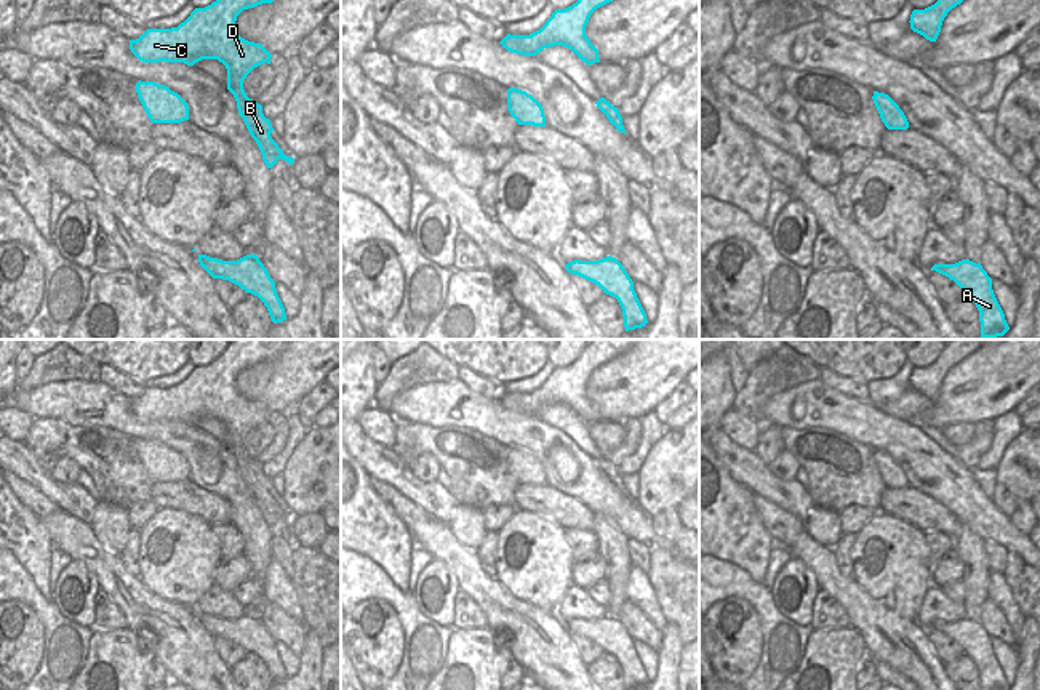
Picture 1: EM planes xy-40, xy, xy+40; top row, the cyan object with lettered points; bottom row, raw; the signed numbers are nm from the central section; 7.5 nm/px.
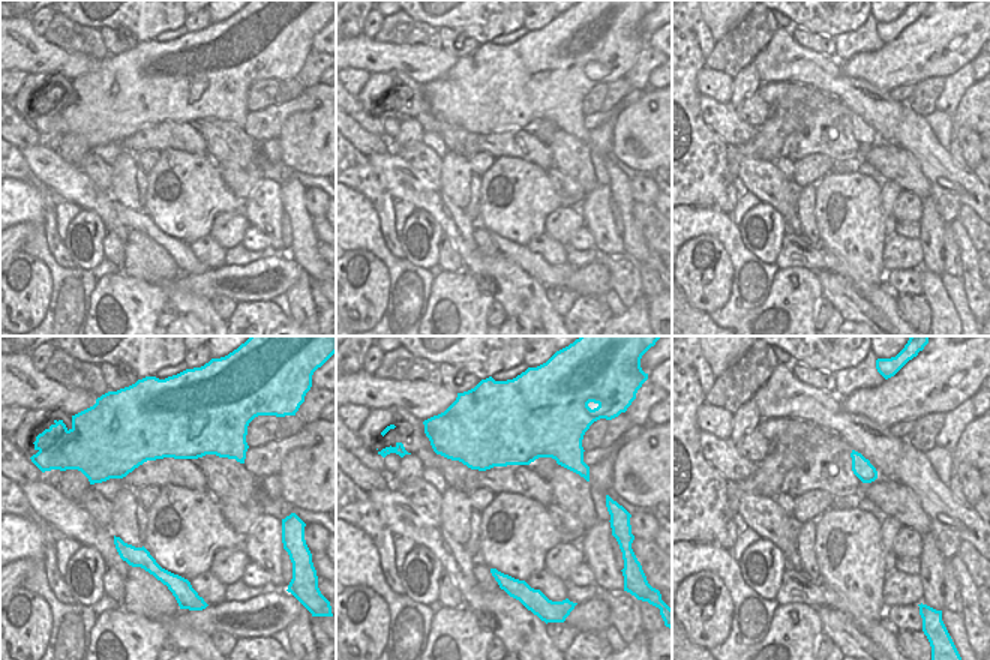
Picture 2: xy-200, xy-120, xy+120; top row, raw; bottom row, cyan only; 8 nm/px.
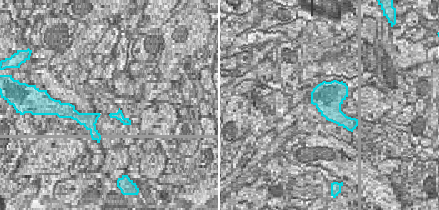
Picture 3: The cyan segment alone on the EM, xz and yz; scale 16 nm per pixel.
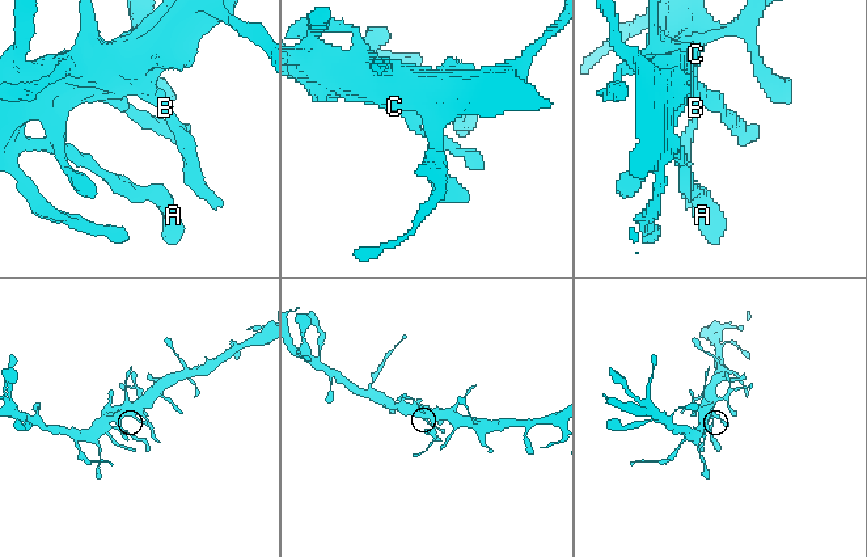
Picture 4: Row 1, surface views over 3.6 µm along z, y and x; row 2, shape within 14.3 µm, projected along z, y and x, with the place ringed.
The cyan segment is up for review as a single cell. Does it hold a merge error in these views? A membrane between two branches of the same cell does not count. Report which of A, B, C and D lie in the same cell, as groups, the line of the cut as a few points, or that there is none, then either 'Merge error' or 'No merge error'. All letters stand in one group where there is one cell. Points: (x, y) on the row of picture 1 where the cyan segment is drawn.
Groups: A B C D. No split. No merge error.

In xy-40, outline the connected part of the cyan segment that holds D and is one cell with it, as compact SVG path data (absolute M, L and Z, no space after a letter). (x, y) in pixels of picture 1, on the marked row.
M216 0L205 8L195 8L178 27L147 29L139 38L130 40L131 53L142 62L184 62L194 66L202 59L218 59L227 69L227 90L237 101L237 109L262 160L272 168L278 158L293 165L270 138L270 120L262 106L250 99L243 80L258 66L270 64L272 54L261 45L242 38L237 32L237 16L248 8L274 0Z

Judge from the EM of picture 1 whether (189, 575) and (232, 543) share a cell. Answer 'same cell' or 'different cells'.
different cells

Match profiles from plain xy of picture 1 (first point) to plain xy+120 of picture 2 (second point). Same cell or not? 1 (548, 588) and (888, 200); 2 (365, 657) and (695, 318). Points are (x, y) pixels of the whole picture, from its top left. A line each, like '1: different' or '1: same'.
1: different
2: different

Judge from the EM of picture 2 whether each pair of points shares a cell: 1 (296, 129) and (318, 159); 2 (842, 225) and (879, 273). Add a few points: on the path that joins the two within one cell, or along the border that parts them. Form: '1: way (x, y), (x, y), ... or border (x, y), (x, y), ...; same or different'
1: way (303, 137), (318, 152); same
2: way (854, 237), (861, 245), (867, 261); same

